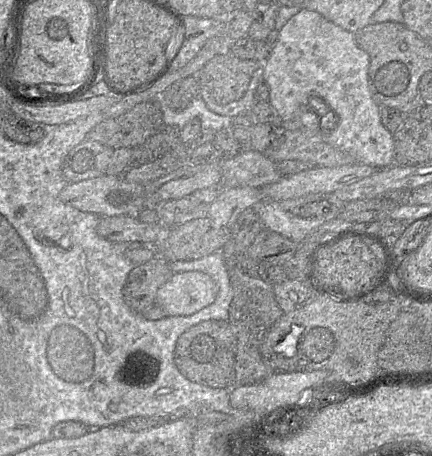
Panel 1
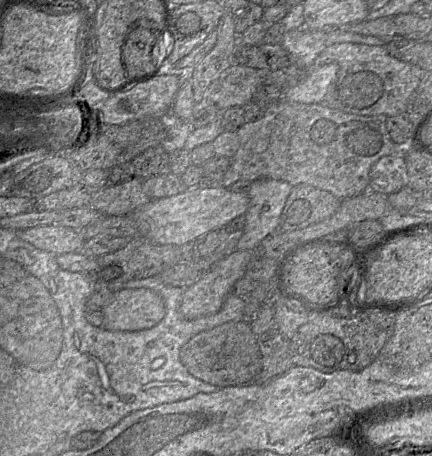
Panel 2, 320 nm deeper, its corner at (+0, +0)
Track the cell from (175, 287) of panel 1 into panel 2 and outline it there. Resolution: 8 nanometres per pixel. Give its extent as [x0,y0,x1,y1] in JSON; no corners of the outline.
[104,288,165,331]

